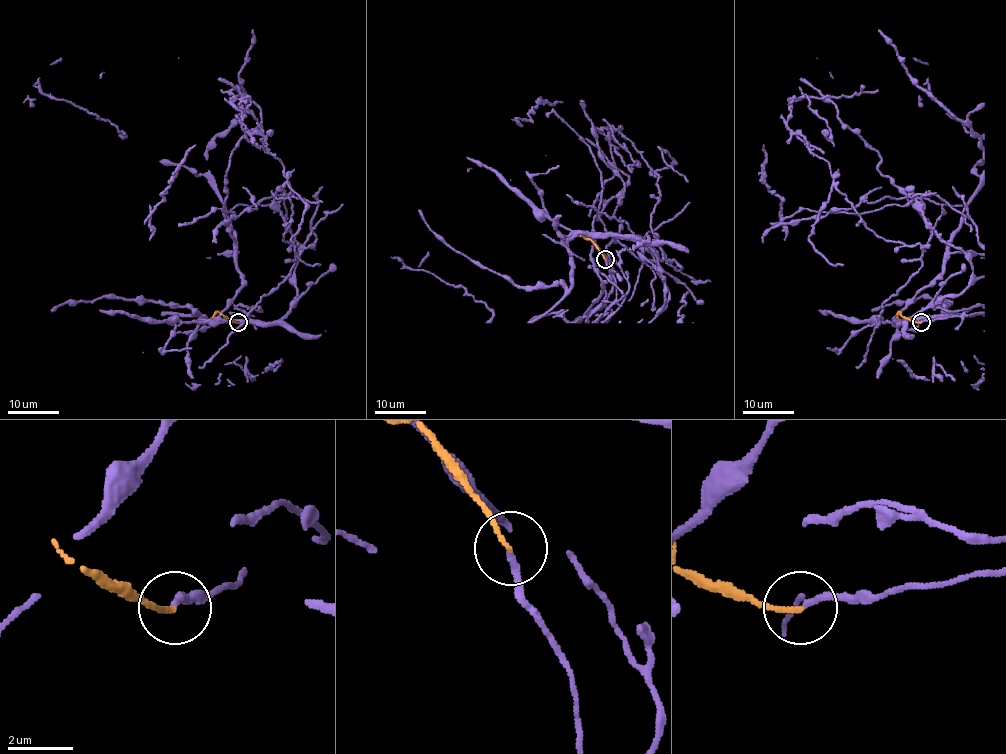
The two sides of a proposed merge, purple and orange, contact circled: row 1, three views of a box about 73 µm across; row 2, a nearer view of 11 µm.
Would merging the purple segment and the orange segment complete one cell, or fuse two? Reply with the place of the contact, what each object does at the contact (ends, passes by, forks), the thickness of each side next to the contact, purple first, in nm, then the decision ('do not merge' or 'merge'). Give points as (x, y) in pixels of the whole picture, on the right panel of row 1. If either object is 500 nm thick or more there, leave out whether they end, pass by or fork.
(921, 322) | purple ends | orange ends | 200/160 nm | do not merge

